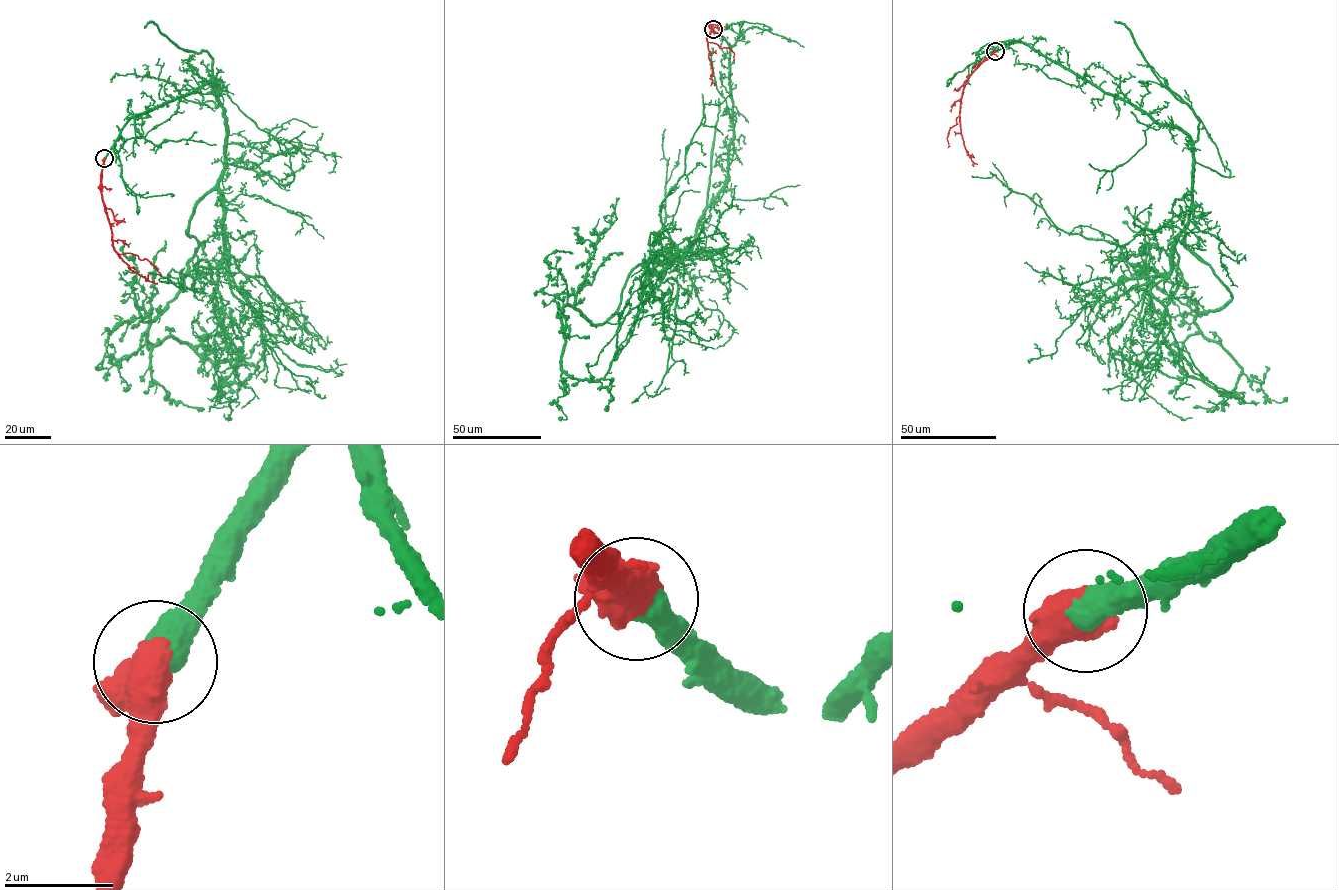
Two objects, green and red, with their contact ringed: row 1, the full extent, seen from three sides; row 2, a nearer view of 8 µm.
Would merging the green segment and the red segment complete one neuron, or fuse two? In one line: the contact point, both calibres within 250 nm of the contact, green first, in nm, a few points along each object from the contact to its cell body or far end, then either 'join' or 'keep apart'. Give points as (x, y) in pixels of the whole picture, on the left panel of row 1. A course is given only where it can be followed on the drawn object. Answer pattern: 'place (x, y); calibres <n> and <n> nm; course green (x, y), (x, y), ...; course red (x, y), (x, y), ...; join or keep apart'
place (104, 158); calibres 550 and 850 nm; course green (104, 158), (134, 115), (215, 80), (226, 166), (147, 339), (203, 340), (207, 353), (216, 336); course red (104, 158), (100, 186), (113, 249), (128, 268), (157, 284); join

